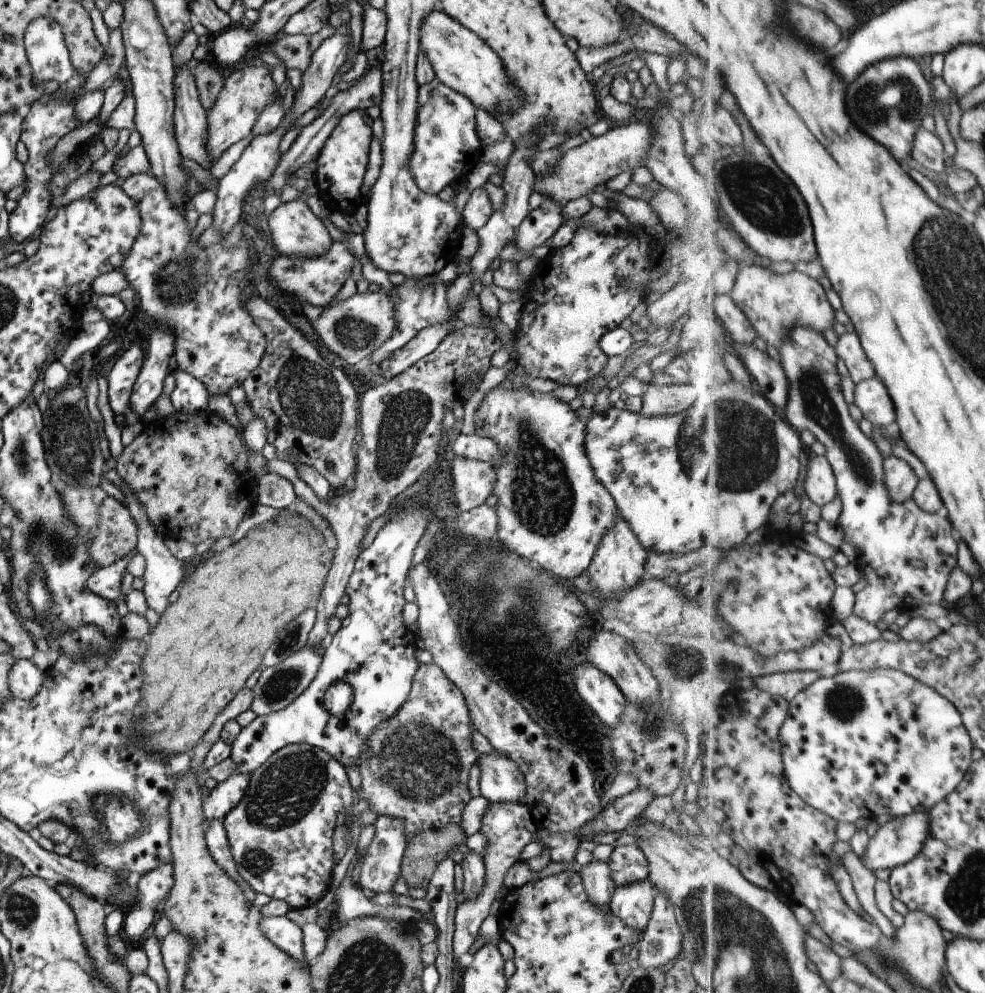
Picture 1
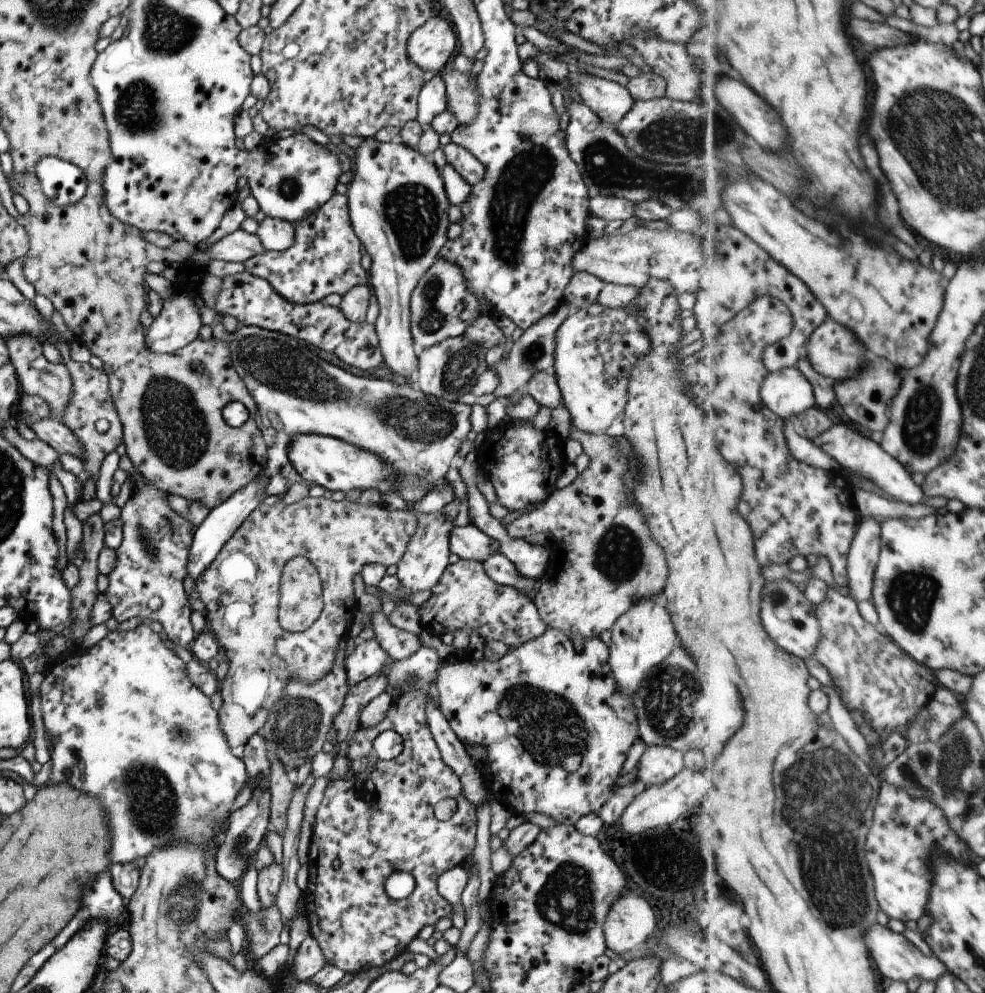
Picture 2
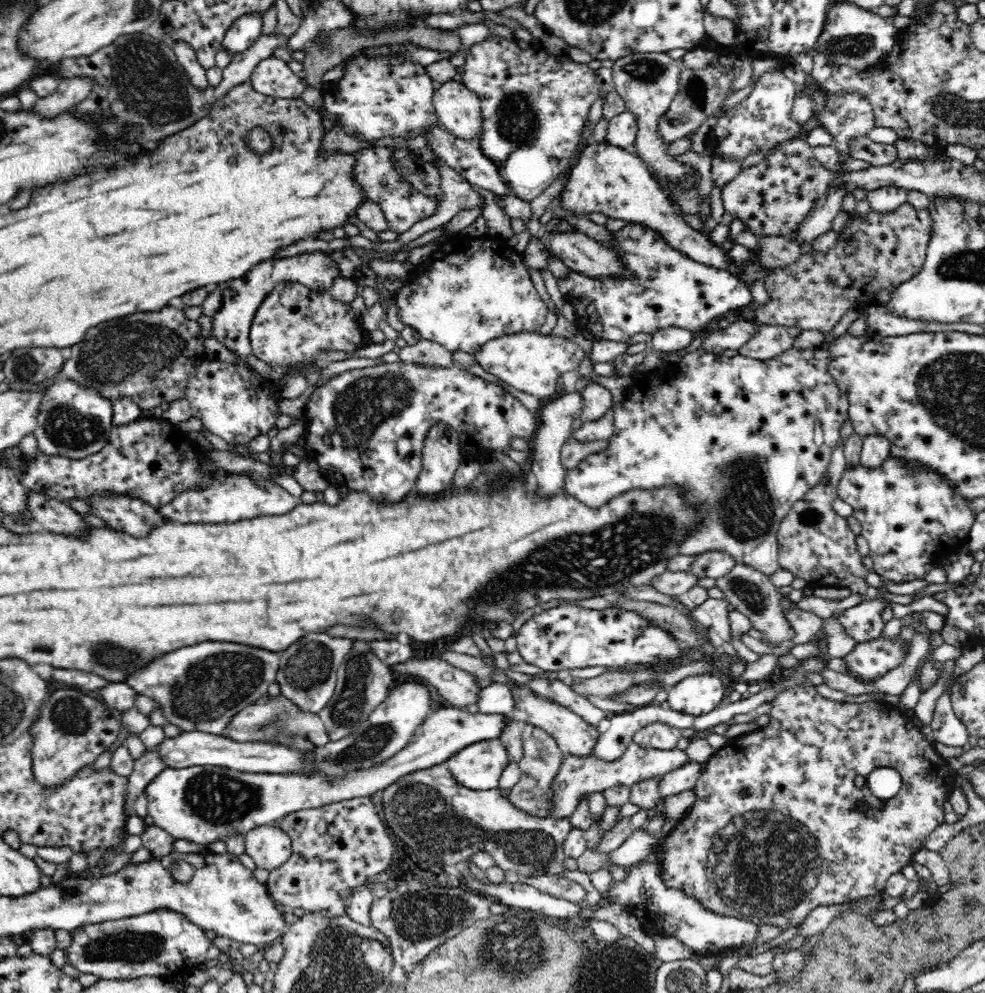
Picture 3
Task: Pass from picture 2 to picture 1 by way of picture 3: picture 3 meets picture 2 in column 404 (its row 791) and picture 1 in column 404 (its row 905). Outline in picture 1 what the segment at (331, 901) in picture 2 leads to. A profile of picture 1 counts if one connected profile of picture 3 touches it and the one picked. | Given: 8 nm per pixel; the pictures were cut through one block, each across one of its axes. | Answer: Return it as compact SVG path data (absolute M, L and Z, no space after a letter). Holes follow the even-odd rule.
M432 662L419 664L403 706L391 719L381 722L365 740L365 750L361 752L358 766L361 786L355 792L356 796L367 800L368 808L378 816L403 820L406 841L421 830L437 830L449 823L458 824L471 797L466 786L468 772L479 758L471 744L473 730L467 704L457 687Z

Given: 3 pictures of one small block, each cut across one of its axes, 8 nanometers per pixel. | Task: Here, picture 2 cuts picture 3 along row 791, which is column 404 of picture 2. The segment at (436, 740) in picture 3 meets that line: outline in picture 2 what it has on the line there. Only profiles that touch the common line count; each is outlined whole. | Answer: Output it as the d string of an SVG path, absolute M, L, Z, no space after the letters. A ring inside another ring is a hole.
M366 138L354 149L350 171L353 176L343 188L347 196L349 224L371 258L368 285L378 304L374 330L384 364L393 374L409 381L417 364L410 325L410 296L417 280L435 262L447 242L448 198L440 170L425 157L402 143L381 143Z

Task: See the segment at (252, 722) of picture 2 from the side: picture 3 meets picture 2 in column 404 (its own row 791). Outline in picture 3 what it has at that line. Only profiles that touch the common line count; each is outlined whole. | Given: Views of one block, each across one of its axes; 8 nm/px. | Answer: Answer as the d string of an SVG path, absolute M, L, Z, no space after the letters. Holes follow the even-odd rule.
M525 723L522 733L523 757L519 762L519 781L510 789L510 803L514 807L526 811L528 815L538 817L549 817L549 799L552 792L552 780L562 764L563 752L559 749L557 742L551 734L548 734L542 727Z

